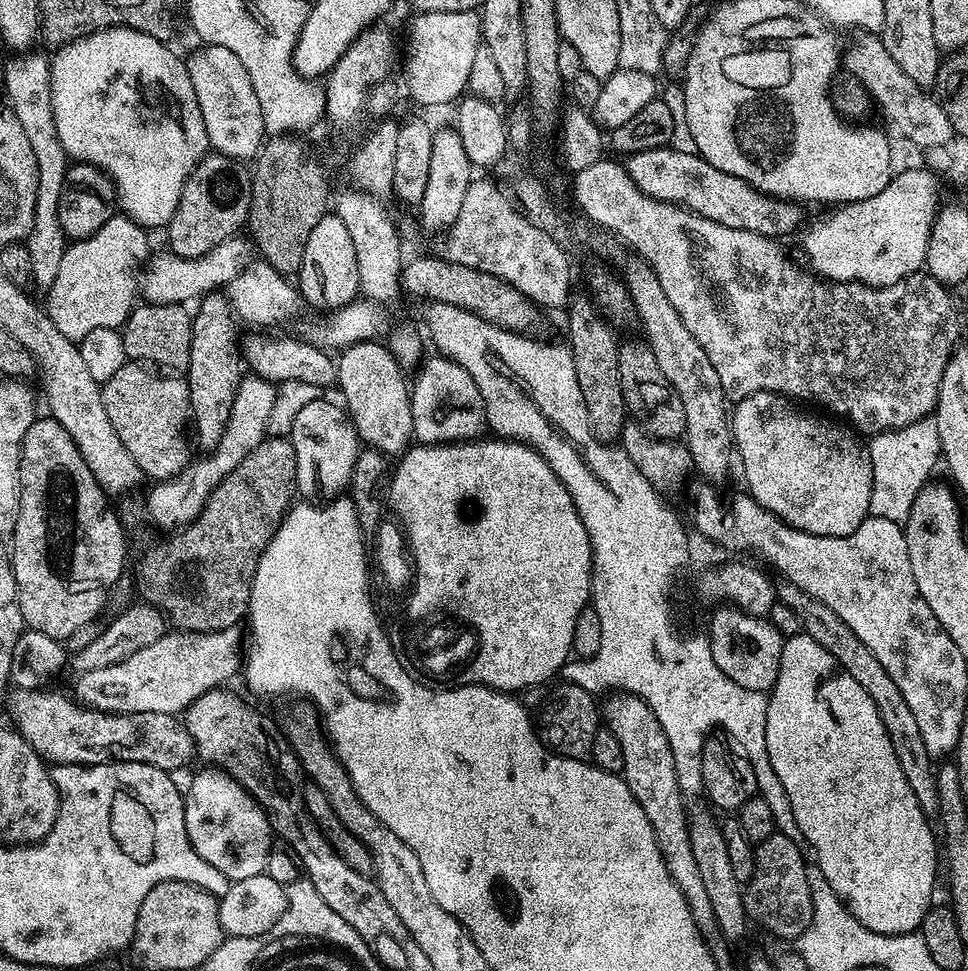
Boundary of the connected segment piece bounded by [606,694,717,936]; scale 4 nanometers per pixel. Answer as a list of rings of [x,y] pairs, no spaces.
[[[620,694],[617,697],[609,704],[606,718],[607,721],[609,718],[608,726],[619,738],[622,748],[625,762],[622,775],[631,792],[638,798],[639,805],[646,811],[663,860],[671,877],[682,890],[695,924],[700,932],[710,936],[717,931],[715,914],[690,844],[690,815],[684,806],[685,795],[677,784],[677,771],[669,740],[657,716],[643,699],[631,694]]]

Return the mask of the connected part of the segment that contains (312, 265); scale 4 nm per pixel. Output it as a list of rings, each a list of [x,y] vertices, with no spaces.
[[[325,214],[318,226],[310,230],[310,238],[306,238],[306,250],[302,250],[298,279],[301,297],[323,310],[335,310],[357,299],[360,291],[358,257],[354,255],[354,238],[350,238],[342,218]]]

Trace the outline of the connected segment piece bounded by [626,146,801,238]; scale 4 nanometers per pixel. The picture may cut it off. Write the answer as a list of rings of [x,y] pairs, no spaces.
[[[671,146],[633,152],[627,157],[628,177],[646,194],[655,200],[665,200],[668,204],[678,204],[697,212],[710,222],[730,226],[734,230],[750,230],[763,236],[782,238],[799,222],[799,203],[776,196],[768,196],[742,178],[728,174],[697,153],[682,153]]]

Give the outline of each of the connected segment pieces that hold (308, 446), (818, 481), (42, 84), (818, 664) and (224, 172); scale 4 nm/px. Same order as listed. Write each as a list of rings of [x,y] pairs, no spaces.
[[[327,398],[310,402],[298,413],[298,418],[294,418],[290,433],[294,452],[302,459],[303,469],[304,466],[308,470],[315,469],[318,486],[324,498],[339,497],[343,493],[340,491],[343,488],[345,491],[351,485],[354,462],[362,447],[362,441],[352,425],[352,417],[339,403],[336,404],[331,404]]]
[[[755,392],[746,398],[735,401],[730,412],[732,439],[735,451],[738,453],[738,464],[744,467],[744,480],[748,483],[747,495],[754,497],[762,507],[773,512],[779,520],[794,525],[798,530],[809,532],[815,536],[849,536],[854,534],[854,530],[858,530],[858,526],[870,515],[868,508],[871,502],[872,483],[874,482],[874,476],[871,473],[871,455],[863,443],[860,445],[859,438],[861,439],[861,437],[847,423],[828,414],[815,416],[814,413],[807,412],[804,408],[807,407],[801,406],[797,401],[787,396],[781,396],[778,392]]]
[[[16,54],[12,61],[4,68],[4,92],[8,95],[6,100],[7,107],[12,109],[14,118],[18,118],[18,123],[22,125],[22,131],[26,133],[26,139],[30,141],[30,150],[34,150],[34,162],[38,166],[38,190],[36,191],[36,197],[34,198],[34,222],[30,226],[30,234],[26,241],[26,247],[28,247],[28,268],[32,271],[32,280],[37,284],[41,290],[47,290],[51,288],[54,278],[58,278],[58,266],[62,266],[62,254],[66,247],[66,237],[62,226],[58,222],[58,198],[62,198],[62,190],[65,188],[64,179],[68,173],[70,167],[70,161],[66,153],[62,150],[62,142],[58,142],[58,130],[54,126],[54,112],[52,110],[52,103],[50,102],[50,60],[46,55],[44,56],[26,56],[30,54]]]
[[[806,635],[789,636],[783,641],[781,650],[781,664],[778,670],[777,680],[774,682],[771,691],[767,693],[768,709],[766,710],[766,726],[764,727],[764,738],[770,764],[782,787],[786,790],[789,798],[790,810],[793,812],[794,820],[801,828],[801,834],[805,841],[812,847],[816,855],[815,862],[818,869],[828,879],[830,886],[847,905],[848,911],[860,920],[864,927],[874,932],[881,932],[882,935],[902,935],[904,933],[915,933],[923,925],[929,908],[933,907],[932,891],[936,888],[936,836],[928,825],[929,817],[920,809],[918,798],[914,790],[910,788],[910,782],[906,780],[906,774],[902,772],[902,766],[896,757],[894,746],[890,742],[890,734],[878,714],[878,706],[858,682],[845,670],[840,663],[814,638]]]
[[[209,151],[204,159],[198,161],[194,170],[186,178],[182,186],[182,194],[178,198],[178,206],[166,225],[168,232],[168,244],[171,255],[182,258],[198,258],[214,246],[218,246],[223,240],[229,240],[231,236],[237,235],[248,222],[248,212],[252,208],[252,178],[247,167],[239,159],[223,156],[220,152]]]

